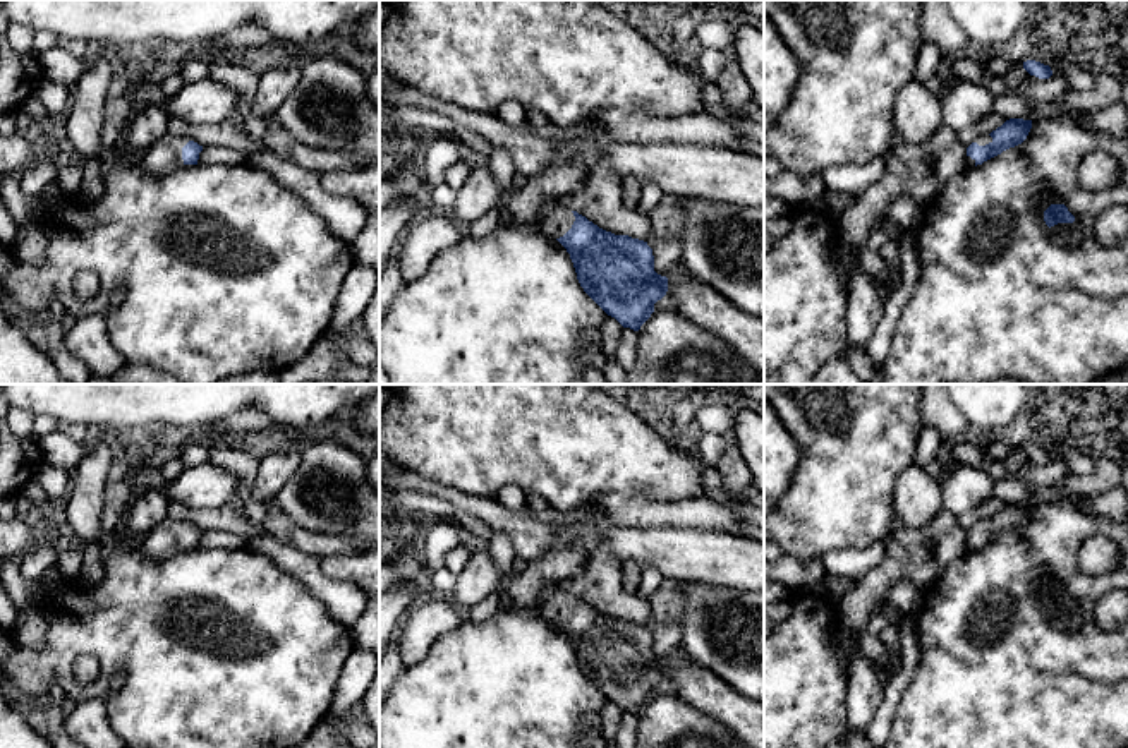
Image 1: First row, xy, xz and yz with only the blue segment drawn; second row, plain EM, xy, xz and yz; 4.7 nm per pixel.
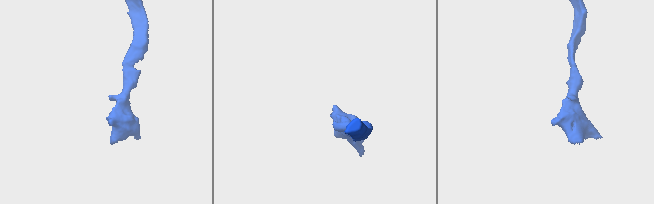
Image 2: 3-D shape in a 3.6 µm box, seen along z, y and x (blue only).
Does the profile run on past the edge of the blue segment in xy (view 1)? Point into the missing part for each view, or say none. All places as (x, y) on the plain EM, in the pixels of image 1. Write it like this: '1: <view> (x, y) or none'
1: xy (167, 537)

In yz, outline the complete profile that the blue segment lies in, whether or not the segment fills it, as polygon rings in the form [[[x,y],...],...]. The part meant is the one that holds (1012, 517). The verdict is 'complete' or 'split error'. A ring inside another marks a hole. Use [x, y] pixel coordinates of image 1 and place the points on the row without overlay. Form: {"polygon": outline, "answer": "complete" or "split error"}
{"polygon": [[[1010,503],[1001,511],[979,522],[967,532],[967,552],[1001,539],[1003,535],[1022,528],[1032,513],[1032,504]]], "answer": "split error"}

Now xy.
{"polygon": [[[167,518],[137,546],[146,558],[167,559],[177,549],[197,549],[203,530],[185,522]]], "answer": "split error"}

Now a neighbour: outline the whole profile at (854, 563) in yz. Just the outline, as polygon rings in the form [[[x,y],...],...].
[[[877,540],[867,547],[845,547],[826,552],[821,563],[826,578],[852,578],[858,580],[886,558],[886,542]]]

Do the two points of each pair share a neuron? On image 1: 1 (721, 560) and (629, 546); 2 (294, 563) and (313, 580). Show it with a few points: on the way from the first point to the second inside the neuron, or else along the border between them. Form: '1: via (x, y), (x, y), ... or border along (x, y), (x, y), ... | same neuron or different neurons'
1: via (699, 554), (651, 546) | same neuron
2: via (299, 567), (308, 575) | same neuron

